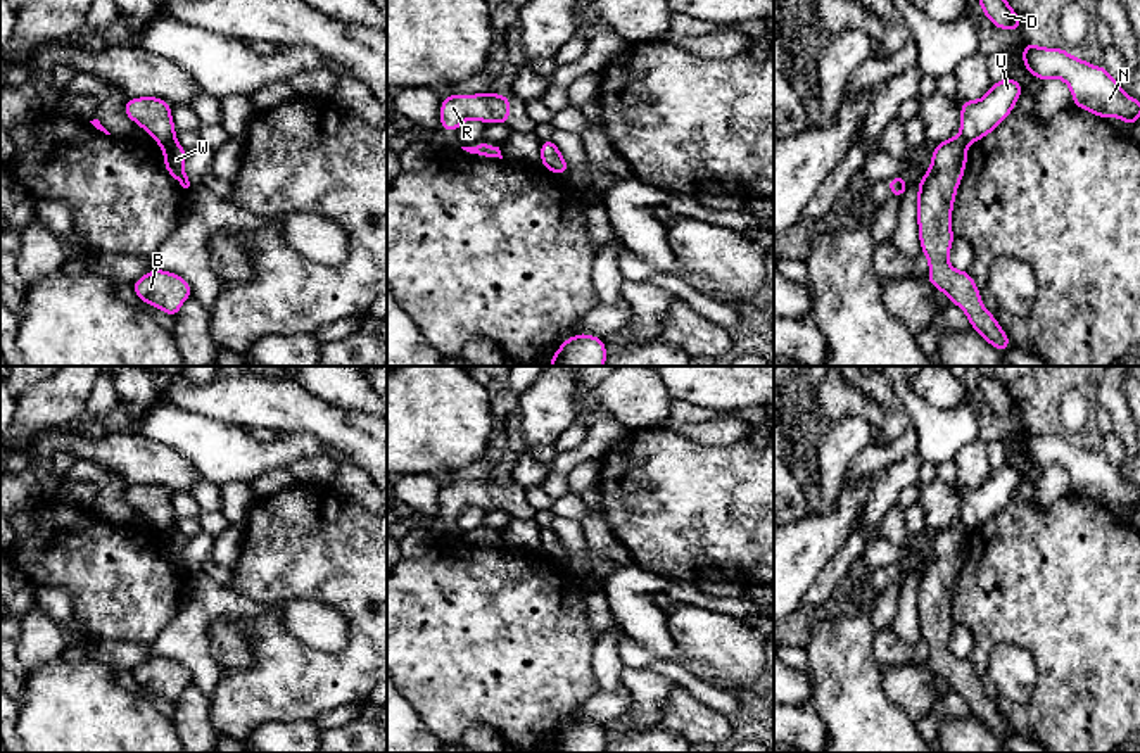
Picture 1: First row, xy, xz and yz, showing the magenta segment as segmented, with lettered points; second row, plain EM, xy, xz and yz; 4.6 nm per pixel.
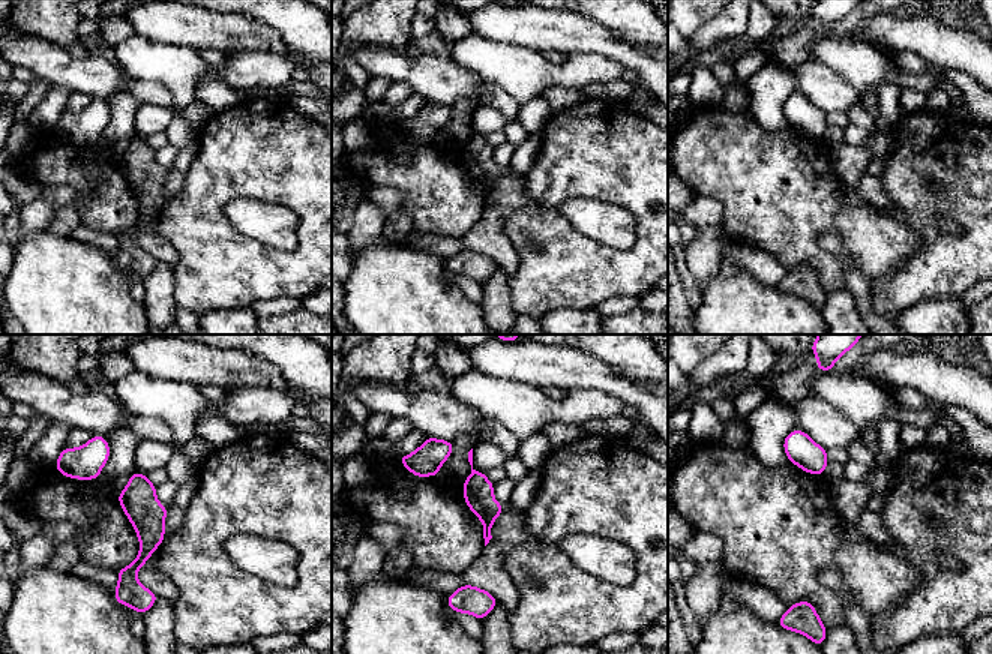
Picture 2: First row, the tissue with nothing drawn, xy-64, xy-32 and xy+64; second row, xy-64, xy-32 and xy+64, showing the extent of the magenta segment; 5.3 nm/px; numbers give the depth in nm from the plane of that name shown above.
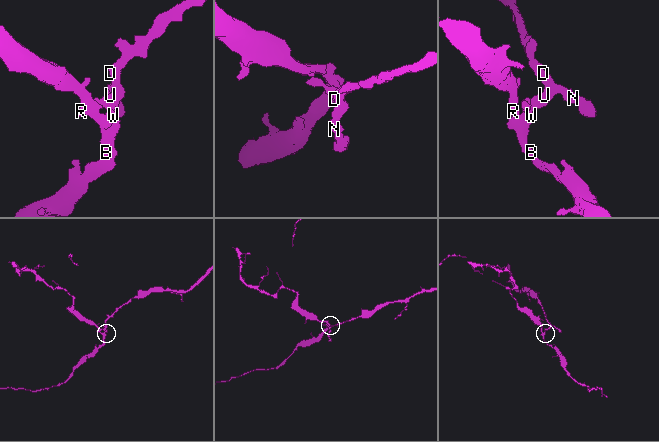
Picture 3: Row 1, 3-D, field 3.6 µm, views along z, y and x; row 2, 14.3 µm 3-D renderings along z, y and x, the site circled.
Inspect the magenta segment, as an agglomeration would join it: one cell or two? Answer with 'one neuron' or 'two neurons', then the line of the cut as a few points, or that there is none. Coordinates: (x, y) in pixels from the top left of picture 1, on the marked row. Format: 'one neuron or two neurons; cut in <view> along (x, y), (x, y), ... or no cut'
two neurons; cut in xy along (175, 137), (161, 145)

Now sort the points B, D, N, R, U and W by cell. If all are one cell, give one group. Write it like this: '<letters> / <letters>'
B R W / D N U

